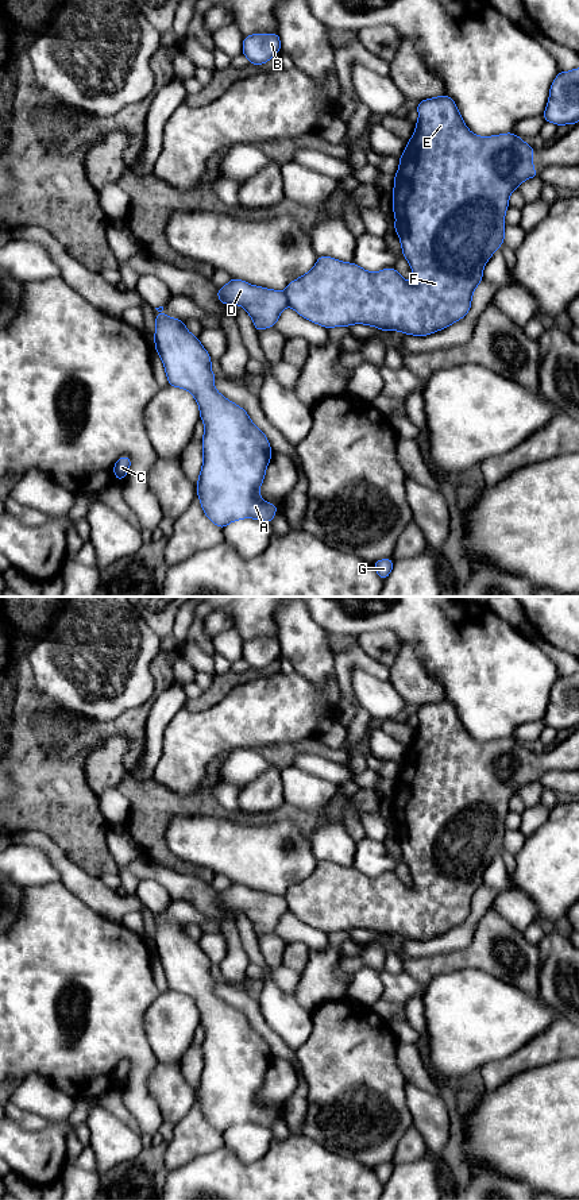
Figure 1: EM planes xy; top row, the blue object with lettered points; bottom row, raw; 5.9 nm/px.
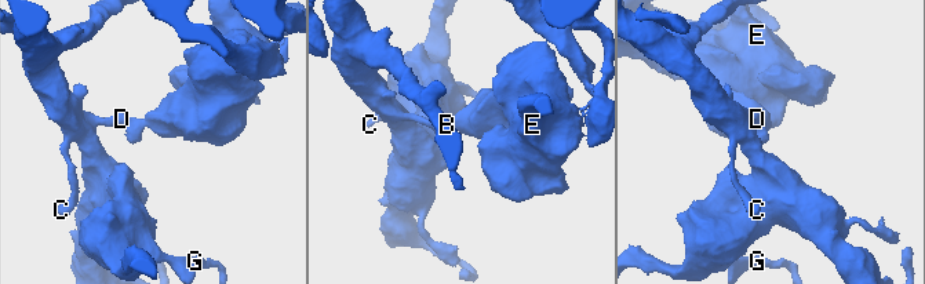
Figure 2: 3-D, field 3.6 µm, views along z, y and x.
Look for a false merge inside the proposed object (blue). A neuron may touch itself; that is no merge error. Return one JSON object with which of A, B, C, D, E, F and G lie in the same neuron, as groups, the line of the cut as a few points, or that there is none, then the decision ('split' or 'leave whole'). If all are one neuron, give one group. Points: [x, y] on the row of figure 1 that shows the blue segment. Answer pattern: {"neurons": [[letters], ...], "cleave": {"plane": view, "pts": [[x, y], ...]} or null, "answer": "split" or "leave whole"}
{"neurons": [["A", "B", "C", "D", "G"], ["E", "F"]], "cleave": {"plane": "xy", "pts": [[284, 292], [288, 304]]}, "answer": "split"}

